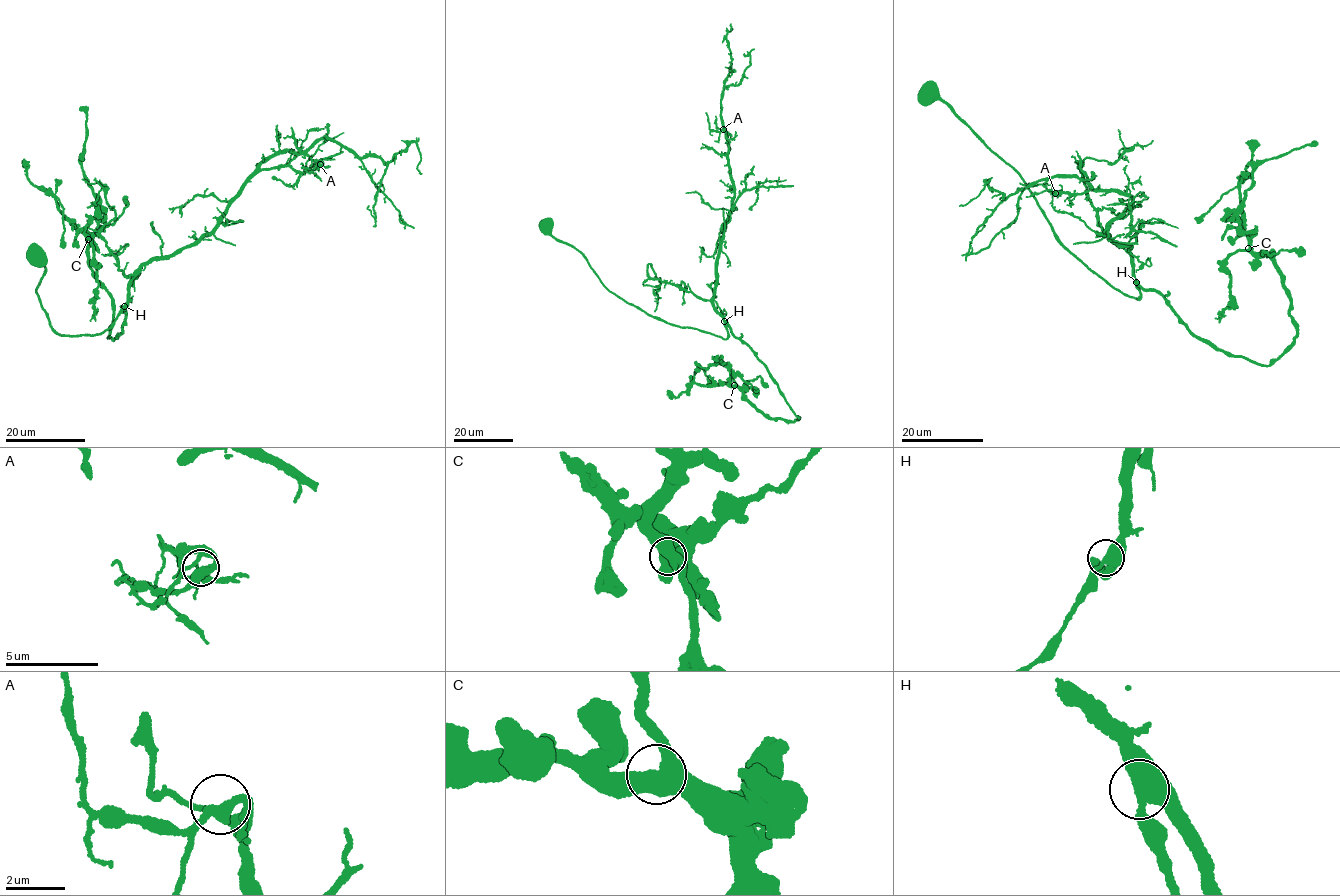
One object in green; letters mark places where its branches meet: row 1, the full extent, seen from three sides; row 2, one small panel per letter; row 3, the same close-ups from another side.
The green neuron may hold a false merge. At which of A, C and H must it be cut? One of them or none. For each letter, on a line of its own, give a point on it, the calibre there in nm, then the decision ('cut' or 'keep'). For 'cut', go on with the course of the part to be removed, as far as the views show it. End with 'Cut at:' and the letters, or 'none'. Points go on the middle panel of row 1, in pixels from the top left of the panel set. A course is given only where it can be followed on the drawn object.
A: at (723, 129); 320 nm thick; keep
C: at (734, 385); 480 nm thick; keep
H: at (724, 321); 500 nm thick; keep
Cut at: none

